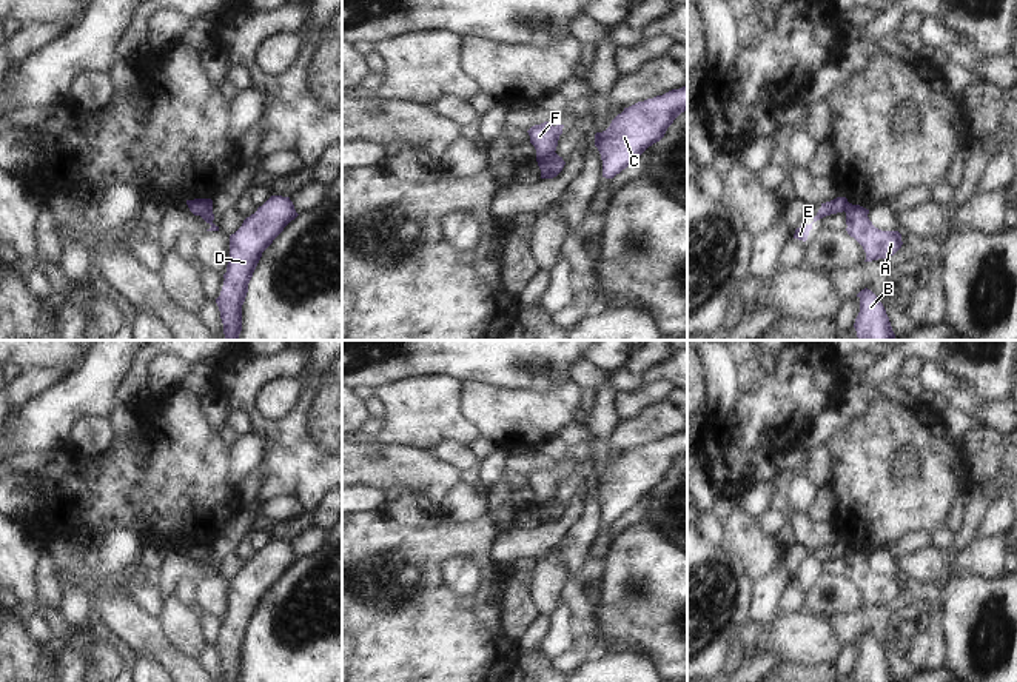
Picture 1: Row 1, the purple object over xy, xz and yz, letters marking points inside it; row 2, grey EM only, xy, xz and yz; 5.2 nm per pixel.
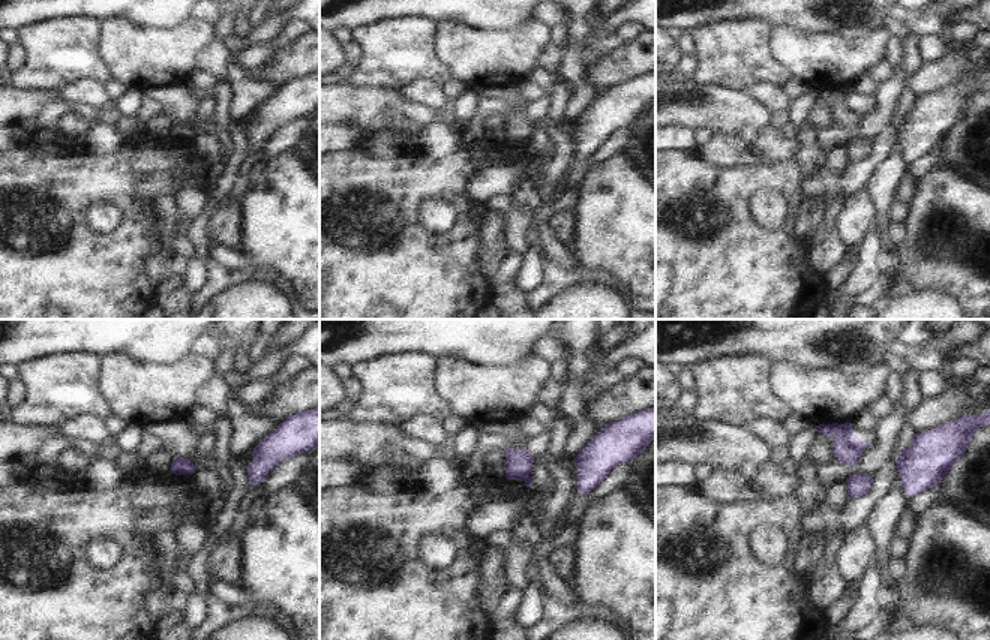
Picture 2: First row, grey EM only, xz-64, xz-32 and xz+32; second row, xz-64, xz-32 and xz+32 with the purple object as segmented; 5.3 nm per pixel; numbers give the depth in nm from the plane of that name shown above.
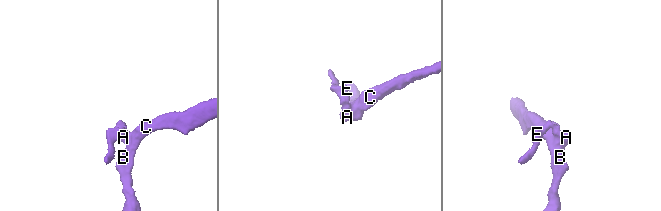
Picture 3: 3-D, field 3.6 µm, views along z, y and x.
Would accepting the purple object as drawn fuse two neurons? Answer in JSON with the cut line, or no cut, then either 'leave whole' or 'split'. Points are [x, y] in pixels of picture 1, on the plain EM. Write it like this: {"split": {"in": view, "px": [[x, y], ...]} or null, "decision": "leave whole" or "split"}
{"split": {"in": "xz", "px": [[555, 498], [538, 507]]}, "decision": "split"}

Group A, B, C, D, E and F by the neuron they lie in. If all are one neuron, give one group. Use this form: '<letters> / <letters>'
A B C D / E F

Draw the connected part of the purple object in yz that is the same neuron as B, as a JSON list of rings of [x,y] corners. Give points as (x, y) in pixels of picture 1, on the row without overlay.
[[[868,633],[861,634],[857,642],[860,644],[860,657],[854,668],[857,682],[895,682],[878,642]]]

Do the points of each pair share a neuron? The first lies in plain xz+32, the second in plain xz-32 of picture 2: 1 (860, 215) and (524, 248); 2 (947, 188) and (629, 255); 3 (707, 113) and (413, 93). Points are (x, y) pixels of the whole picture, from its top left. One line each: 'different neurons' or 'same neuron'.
1: same neuron
2: same neuron
3: different neurons

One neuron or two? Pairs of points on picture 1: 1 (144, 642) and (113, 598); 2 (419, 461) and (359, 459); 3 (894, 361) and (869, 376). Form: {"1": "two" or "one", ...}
{"1": "one", "2": "one", "3": "one"}

